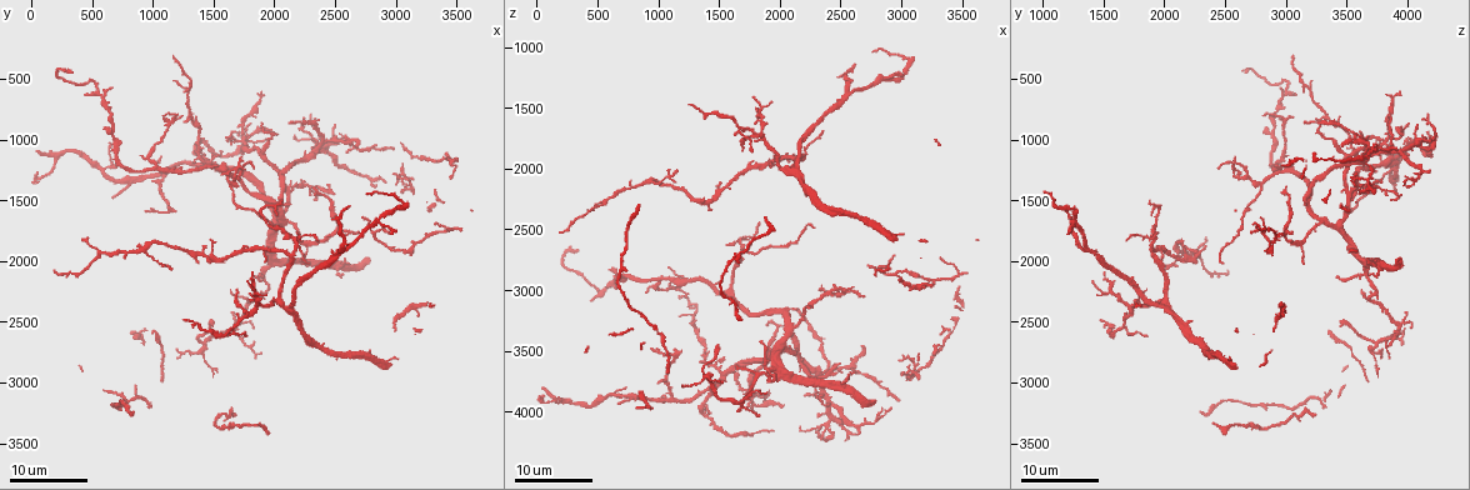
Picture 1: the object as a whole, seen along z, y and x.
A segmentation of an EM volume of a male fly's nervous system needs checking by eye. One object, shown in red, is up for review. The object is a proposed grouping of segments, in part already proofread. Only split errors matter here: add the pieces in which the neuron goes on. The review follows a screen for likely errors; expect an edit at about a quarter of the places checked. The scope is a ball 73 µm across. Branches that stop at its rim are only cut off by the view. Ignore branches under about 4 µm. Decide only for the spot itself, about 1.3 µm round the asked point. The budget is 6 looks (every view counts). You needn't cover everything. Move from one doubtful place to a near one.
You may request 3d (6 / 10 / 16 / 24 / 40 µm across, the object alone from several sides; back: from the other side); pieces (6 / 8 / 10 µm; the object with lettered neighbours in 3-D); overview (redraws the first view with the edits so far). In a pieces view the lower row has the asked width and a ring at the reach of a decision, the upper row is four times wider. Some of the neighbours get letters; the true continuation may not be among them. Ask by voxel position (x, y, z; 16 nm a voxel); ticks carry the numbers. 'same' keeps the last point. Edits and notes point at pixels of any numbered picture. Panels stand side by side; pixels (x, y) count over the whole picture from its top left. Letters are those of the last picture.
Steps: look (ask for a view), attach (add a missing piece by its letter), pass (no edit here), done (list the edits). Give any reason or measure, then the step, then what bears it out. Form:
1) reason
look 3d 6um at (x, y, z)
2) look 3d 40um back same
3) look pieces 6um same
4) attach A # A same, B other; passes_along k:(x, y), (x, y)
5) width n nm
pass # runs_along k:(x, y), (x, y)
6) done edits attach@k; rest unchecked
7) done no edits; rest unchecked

tapers out
look 3d 24um at (1840, 2120, 3420)

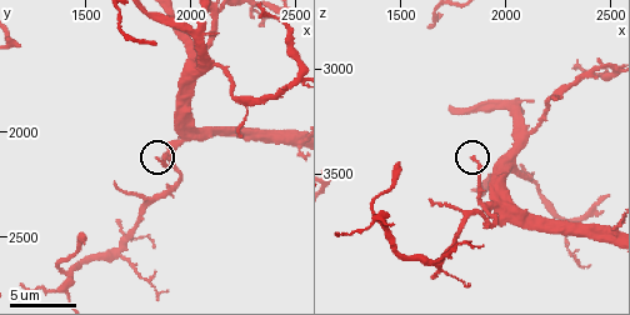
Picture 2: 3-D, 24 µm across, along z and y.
what lies round it
look pieces 8um at (1850, 2120, 3420)

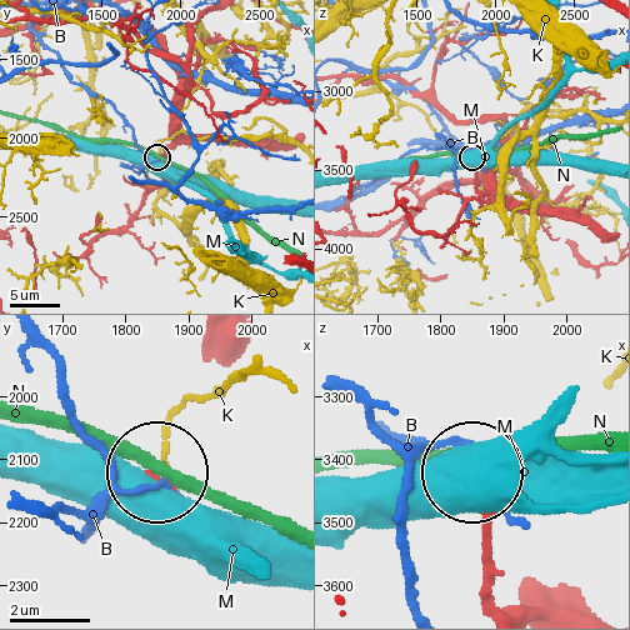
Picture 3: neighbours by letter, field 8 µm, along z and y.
pass # B other, K other, M other, N other; none of them fits

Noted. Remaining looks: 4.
free end
look 3d 6um at (1490, 2500, 3450)

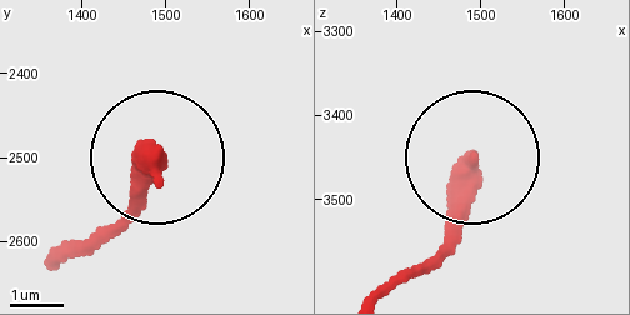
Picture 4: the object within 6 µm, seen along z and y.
look pieces 10um at (1485, 2495, 3455)

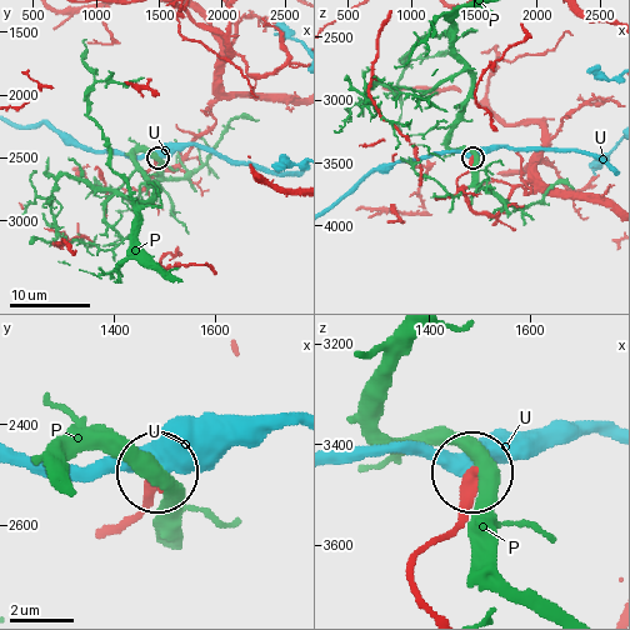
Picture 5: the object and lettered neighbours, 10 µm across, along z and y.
width 400 nm
pass # P other, U other; runs_along 5:(530, 190), (478, 213), (458, 184), (470, 158); no lettered piece goes on from it

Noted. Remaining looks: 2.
tapers out
look 3d 24um at (2940, 1760, 2720)

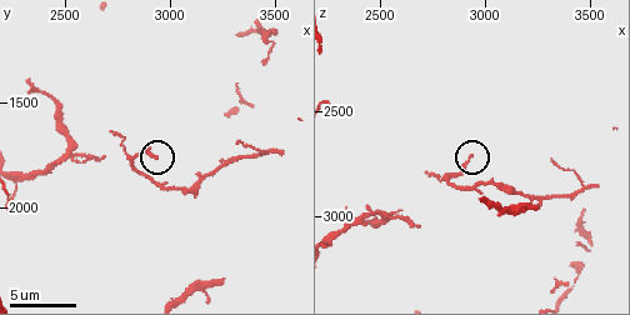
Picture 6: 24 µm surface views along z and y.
look pieces 6um at (2940, 1750, 2720)

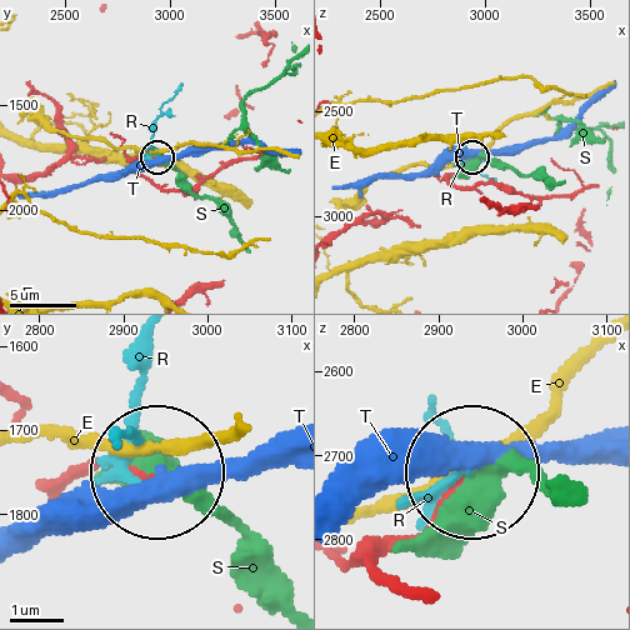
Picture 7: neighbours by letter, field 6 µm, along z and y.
pass # E other, R other, S other, T other; none of them fits

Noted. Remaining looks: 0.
done no edits; rest unchecked

